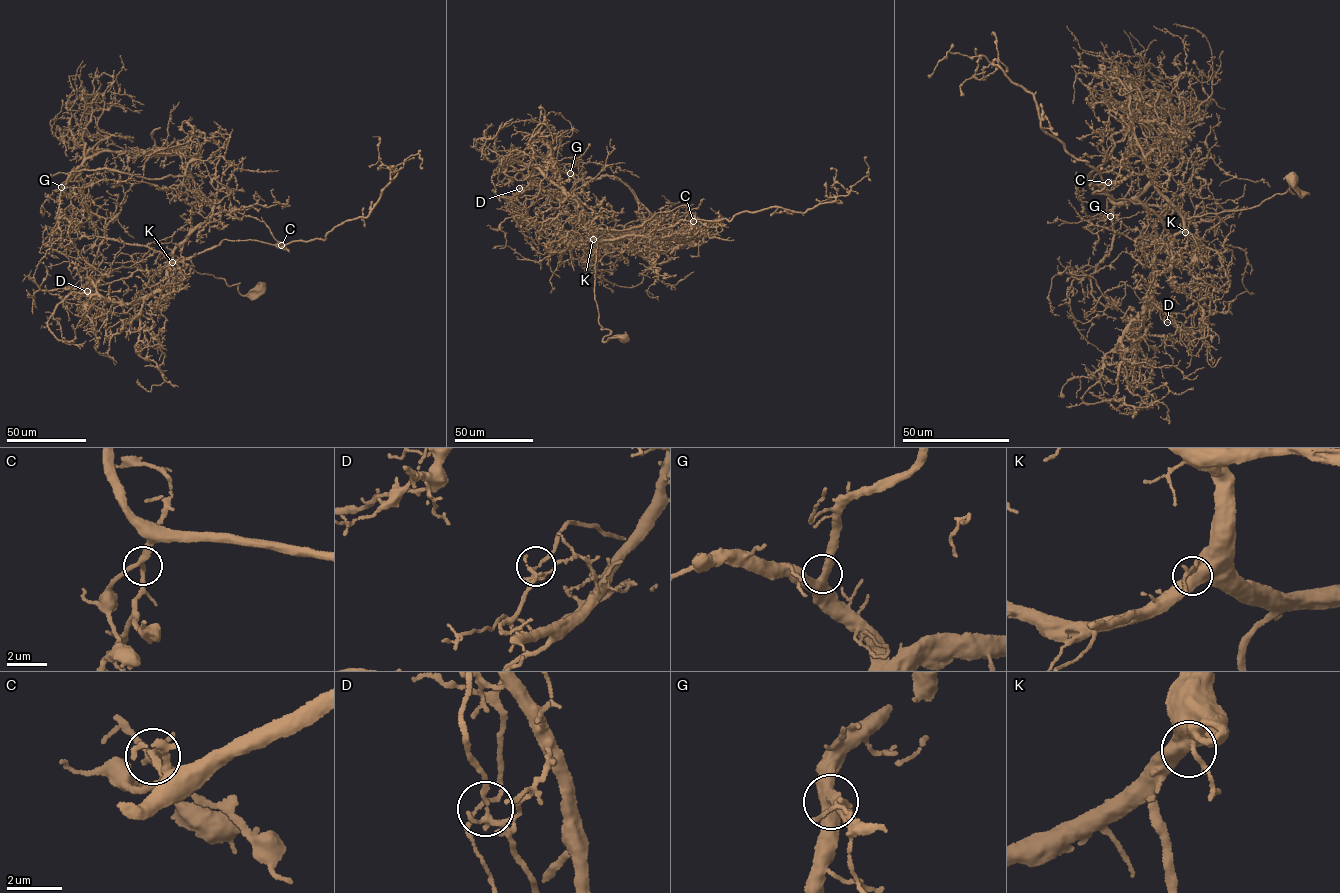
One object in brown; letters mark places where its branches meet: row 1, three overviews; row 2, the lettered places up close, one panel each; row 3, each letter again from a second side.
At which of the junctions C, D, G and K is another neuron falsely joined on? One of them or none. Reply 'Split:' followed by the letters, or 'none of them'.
Split: D

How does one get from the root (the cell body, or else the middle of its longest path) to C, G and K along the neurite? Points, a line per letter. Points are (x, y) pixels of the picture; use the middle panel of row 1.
C: (623, 338), (603, 341), (610, 331), (601, 329), (595, 299), (597, 244), (631, 235), (691, 234), (693, 221)
G: (623, 338), (603, 342), (610, 331), (599, 323), (596, 214), (554, 195), (573, 217), (557, 217), (570, 173)
K: (623, 338), (603, 341), (610, 331), (602, 330), (599, 323), (594, 277), (599, 241), (593, 239)

